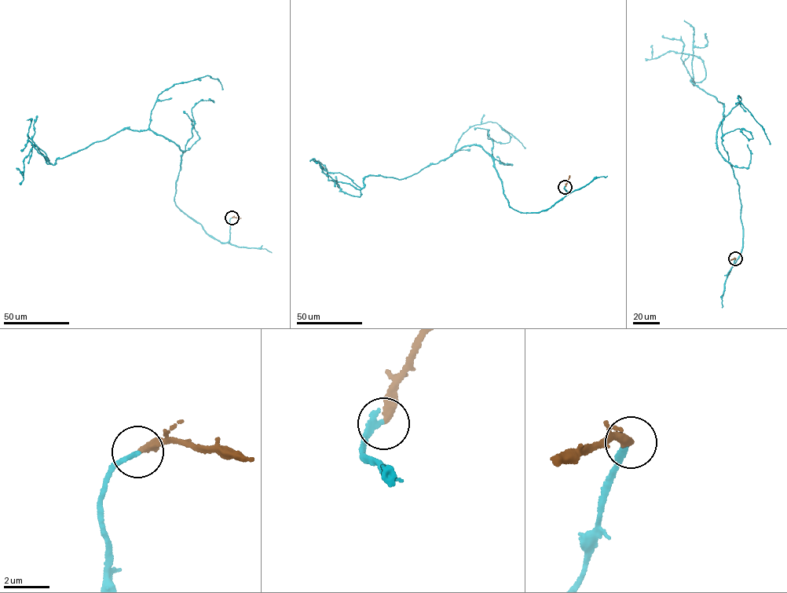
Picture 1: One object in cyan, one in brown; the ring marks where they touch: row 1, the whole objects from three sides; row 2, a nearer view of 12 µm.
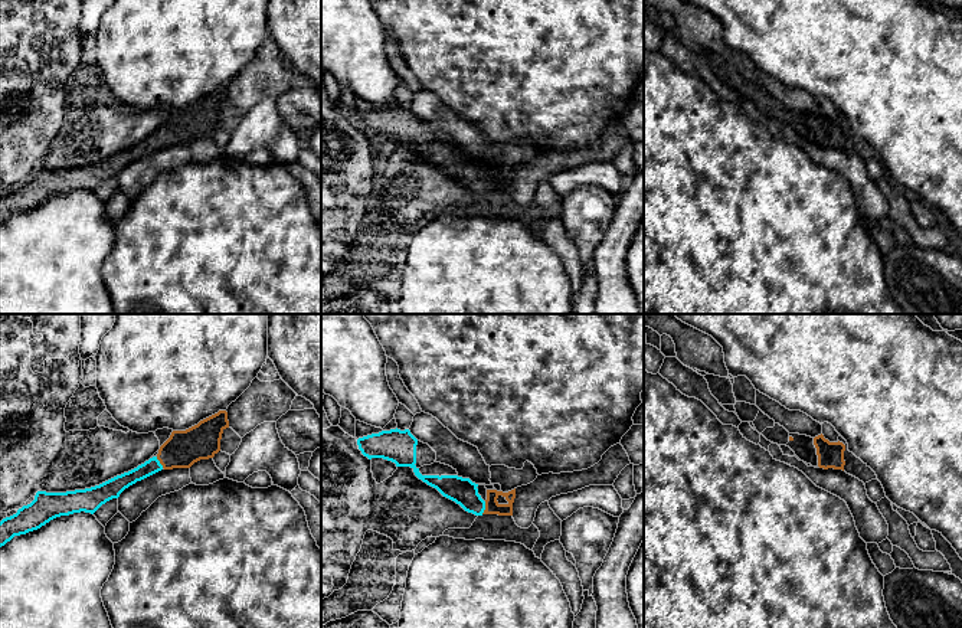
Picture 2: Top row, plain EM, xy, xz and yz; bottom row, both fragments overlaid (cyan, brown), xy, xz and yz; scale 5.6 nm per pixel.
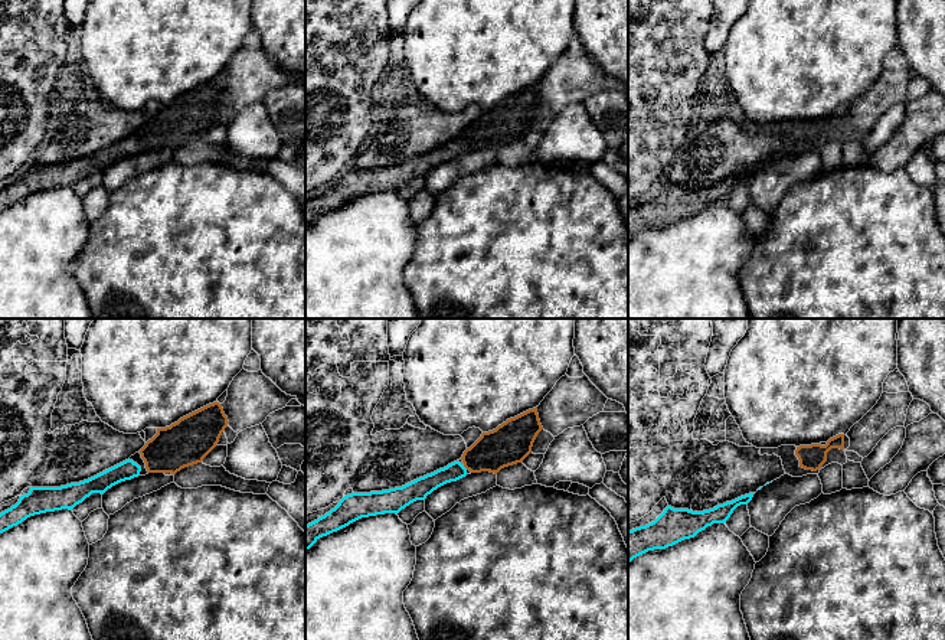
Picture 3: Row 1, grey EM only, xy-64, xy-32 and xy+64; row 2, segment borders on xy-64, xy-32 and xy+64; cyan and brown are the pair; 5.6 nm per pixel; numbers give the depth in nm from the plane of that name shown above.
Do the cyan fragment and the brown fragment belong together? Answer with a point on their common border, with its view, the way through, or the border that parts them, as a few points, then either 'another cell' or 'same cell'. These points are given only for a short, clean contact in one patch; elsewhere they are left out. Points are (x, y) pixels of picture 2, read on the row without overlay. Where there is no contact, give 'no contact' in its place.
contact xz (484, 185); way xz (462, 169), (484, 185), (491, 182); same cell

